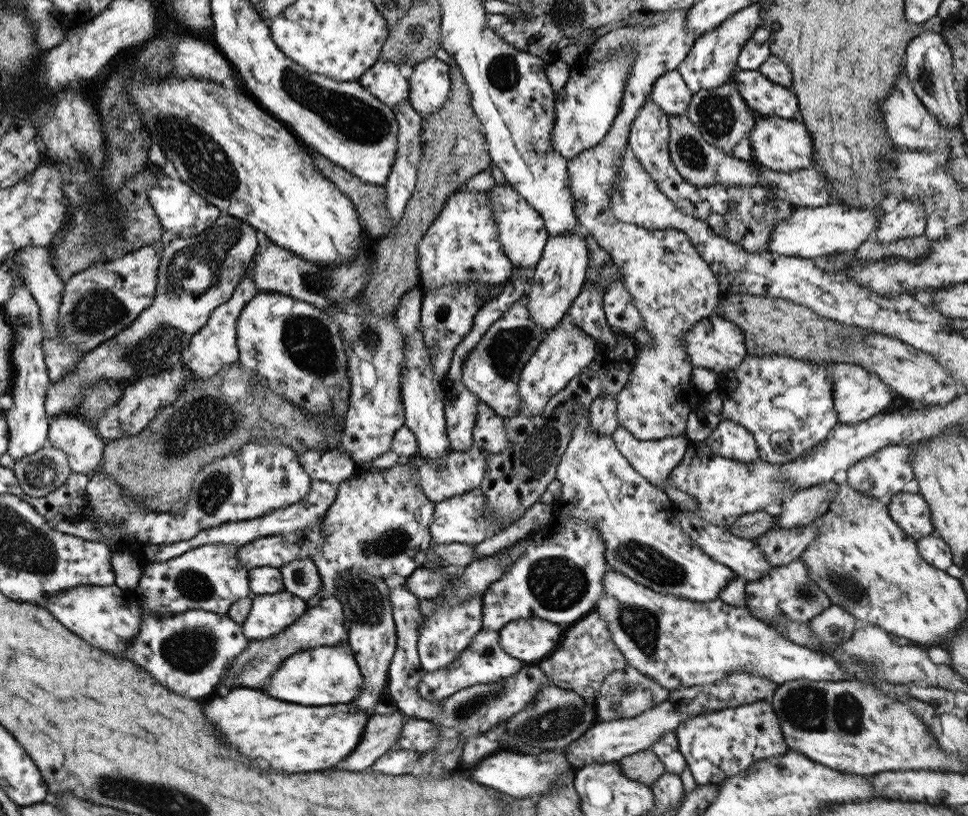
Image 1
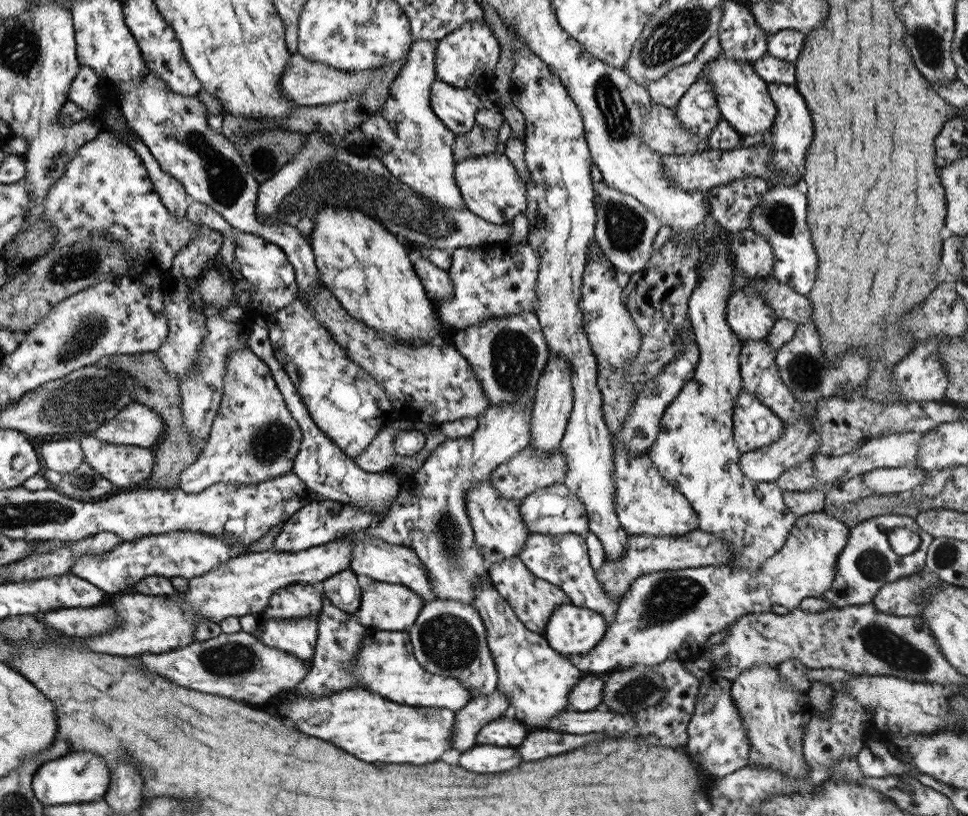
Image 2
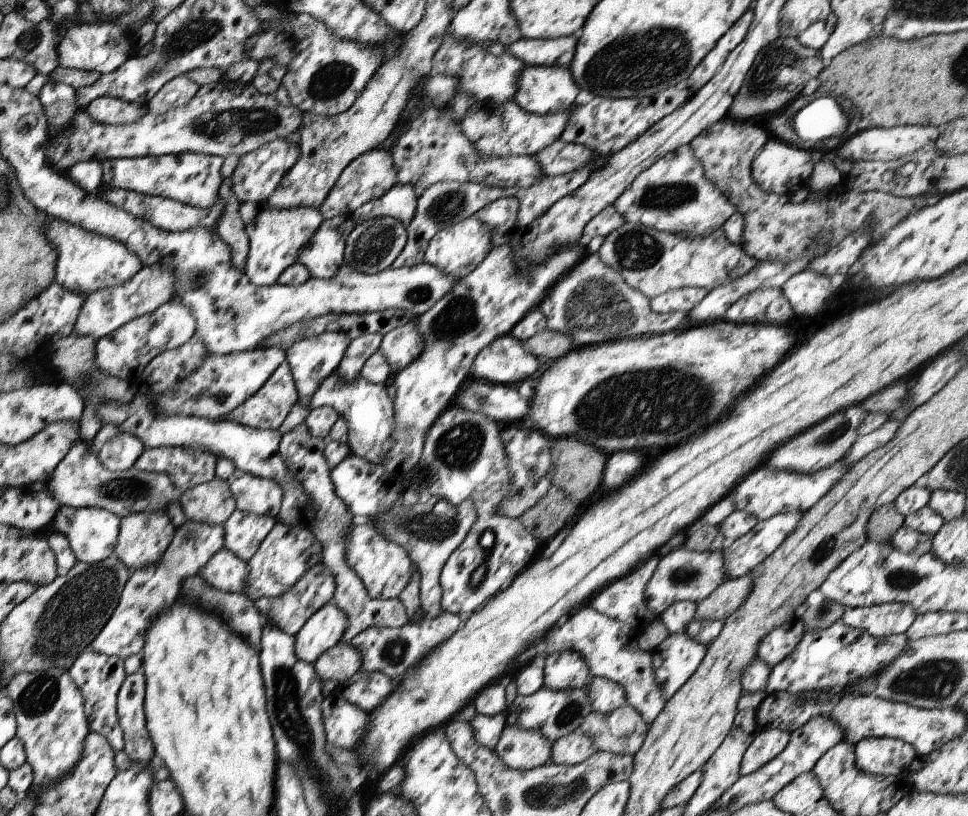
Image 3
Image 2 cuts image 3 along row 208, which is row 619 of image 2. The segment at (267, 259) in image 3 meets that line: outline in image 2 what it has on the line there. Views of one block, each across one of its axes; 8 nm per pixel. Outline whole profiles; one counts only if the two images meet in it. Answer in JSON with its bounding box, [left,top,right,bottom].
[238,611,318,664]

